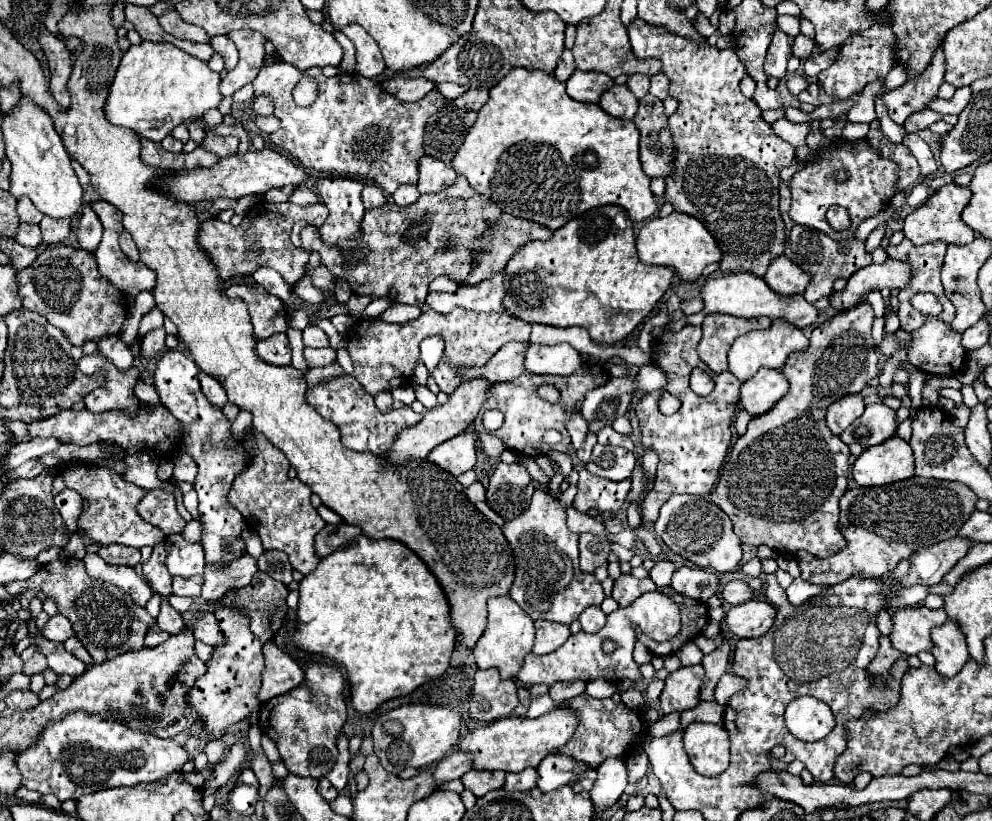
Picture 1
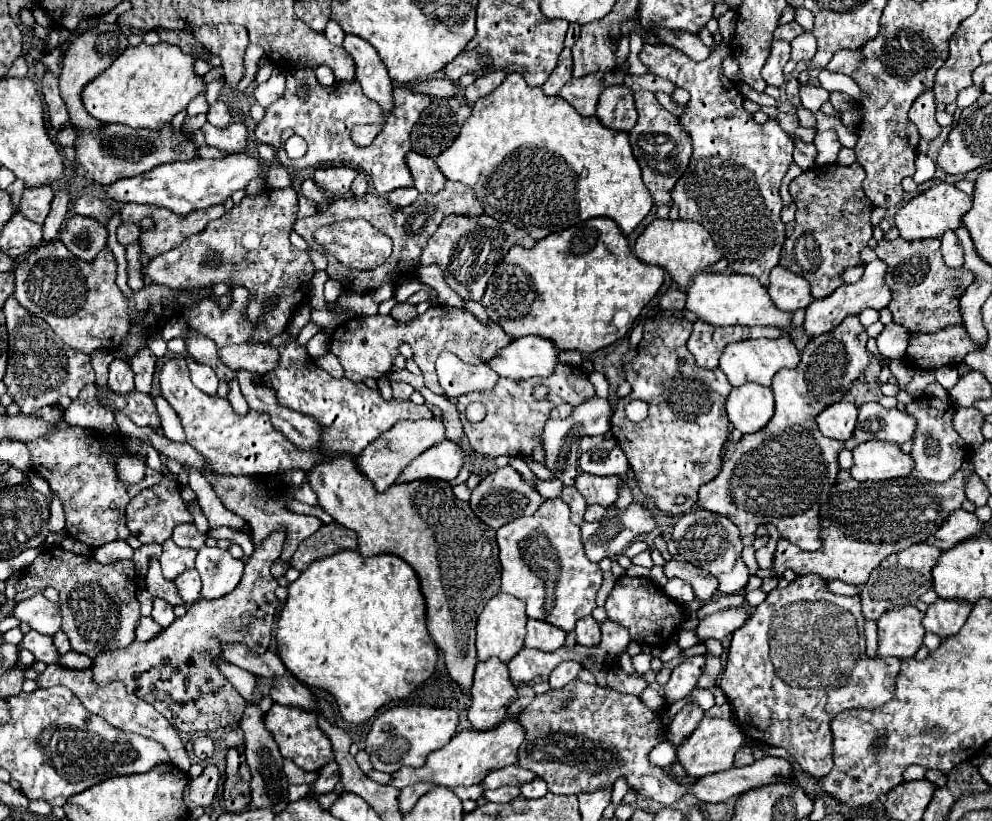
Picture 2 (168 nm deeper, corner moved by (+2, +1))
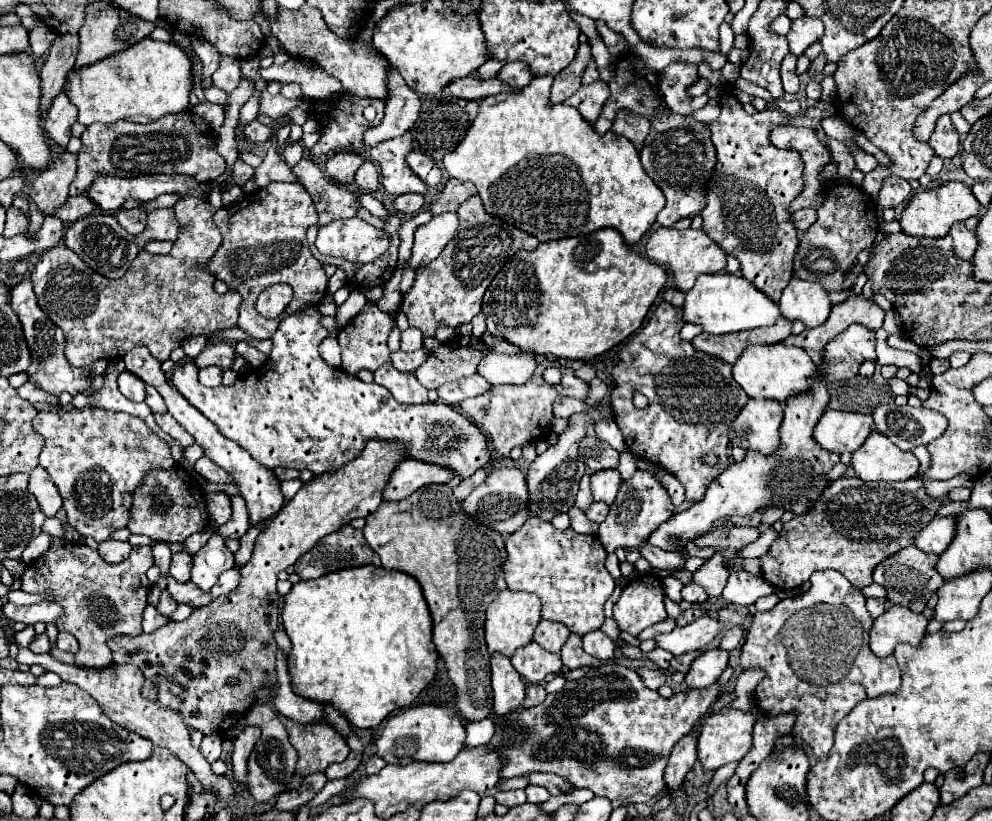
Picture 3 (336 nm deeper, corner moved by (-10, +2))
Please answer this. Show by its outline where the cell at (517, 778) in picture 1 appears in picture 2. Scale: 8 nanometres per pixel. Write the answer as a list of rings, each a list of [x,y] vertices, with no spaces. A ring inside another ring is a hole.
[[[507,785],[507,787],[499,787],[499,789],[495,789],[495,791],[485,791],[483,793],[483,797],[487,799],[487,801],[495,801],[495,803],[509,803],[511,799],[515,799],[517,795],[519,795],[519,787],[511,787],[511,785]]]

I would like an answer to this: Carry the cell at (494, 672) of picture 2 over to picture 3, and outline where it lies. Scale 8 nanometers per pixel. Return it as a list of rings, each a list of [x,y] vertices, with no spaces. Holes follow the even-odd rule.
[[[499,652],[491,654],[491,672],[493,672],[495,714],[505,716],[521,706],[525,698],[525,682],[513,668],[511,660]]]

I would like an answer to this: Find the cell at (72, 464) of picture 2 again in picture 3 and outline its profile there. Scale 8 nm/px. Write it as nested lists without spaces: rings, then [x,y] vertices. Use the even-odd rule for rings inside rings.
[[[95,406],[39,412],[33,418],[33,428],[45,438],[39,464],[59,488],[69,524],[81,536],[91,536],[97,542],[107,540],[113,530],[127,526],[131,496],[143,474],[153,468],[167,470],[175,466],[171,446],[151,432],[143,420],[123,412]]]

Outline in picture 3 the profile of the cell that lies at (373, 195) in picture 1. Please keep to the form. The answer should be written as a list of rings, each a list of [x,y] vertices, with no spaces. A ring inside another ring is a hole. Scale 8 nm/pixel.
[[[365,160],[355,174],[355,184],[365,192],[377,192],[379,188],[379,168],[373,160]]]

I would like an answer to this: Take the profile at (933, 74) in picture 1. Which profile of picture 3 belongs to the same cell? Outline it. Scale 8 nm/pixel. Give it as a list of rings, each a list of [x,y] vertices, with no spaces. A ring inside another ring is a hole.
[[[947,114],[937,120],[929,146],[933,148],[935,156],[939,156],[941,160],[951,160],[959,152],[959,134],[953,128],[953,122]]]

